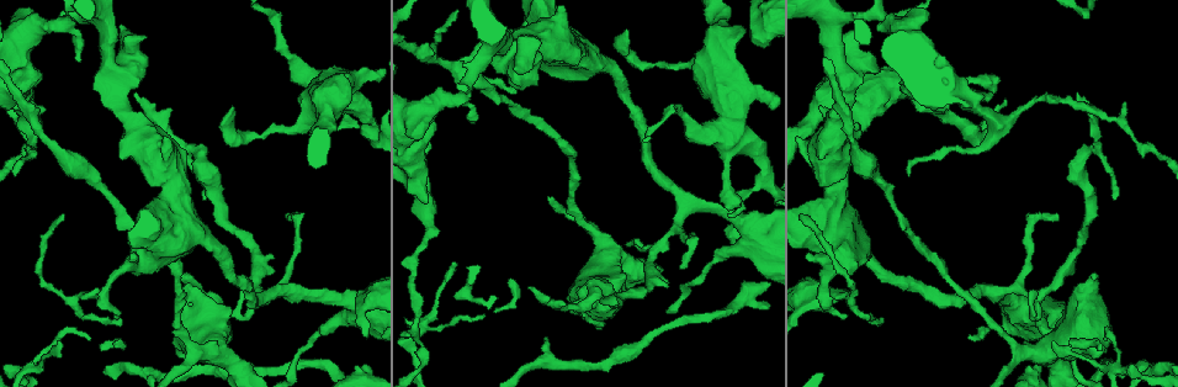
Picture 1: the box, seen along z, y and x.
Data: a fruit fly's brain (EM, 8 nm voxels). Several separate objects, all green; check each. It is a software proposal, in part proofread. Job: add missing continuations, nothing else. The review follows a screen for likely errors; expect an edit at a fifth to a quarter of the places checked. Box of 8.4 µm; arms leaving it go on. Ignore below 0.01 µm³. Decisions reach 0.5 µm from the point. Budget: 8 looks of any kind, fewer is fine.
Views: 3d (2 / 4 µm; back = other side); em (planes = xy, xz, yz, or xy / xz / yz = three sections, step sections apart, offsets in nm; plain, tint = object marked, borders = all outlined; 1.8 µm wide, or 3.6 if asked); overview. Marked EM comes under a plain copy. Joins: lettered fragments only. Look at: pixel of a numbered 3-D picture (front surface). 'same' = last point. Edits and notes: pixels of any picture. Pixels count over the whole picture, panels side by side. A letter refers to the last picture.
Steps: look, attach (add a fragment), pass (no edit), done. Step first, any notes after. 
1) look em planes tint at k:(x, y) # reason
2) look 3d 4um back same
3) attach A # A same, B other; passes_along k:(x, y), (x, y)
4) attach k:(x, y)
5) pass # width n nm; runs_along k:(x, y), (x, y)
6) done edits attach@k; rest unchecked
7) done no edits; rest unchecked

look em 3.6um xz step 8 tint at 1:(1013, 302) # small branch off a trunk

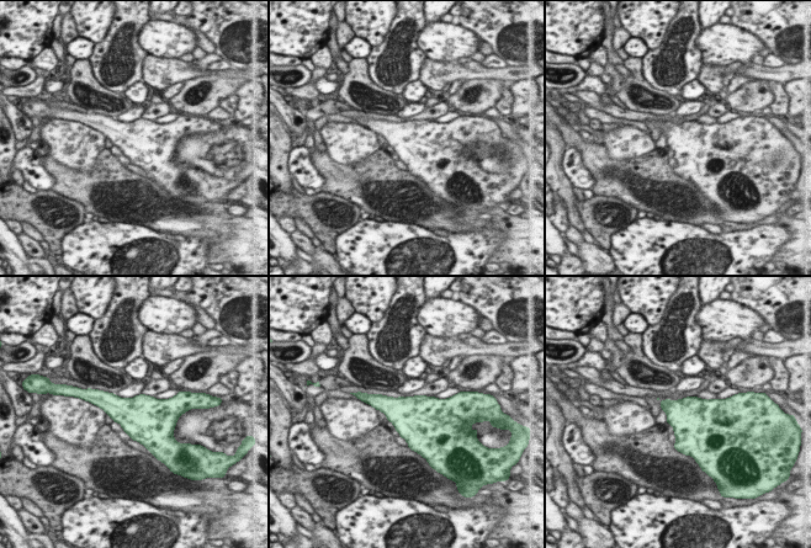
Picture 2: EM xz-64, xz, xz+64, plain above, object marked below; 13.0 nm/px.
look em 3.6um planes borders same # another direction

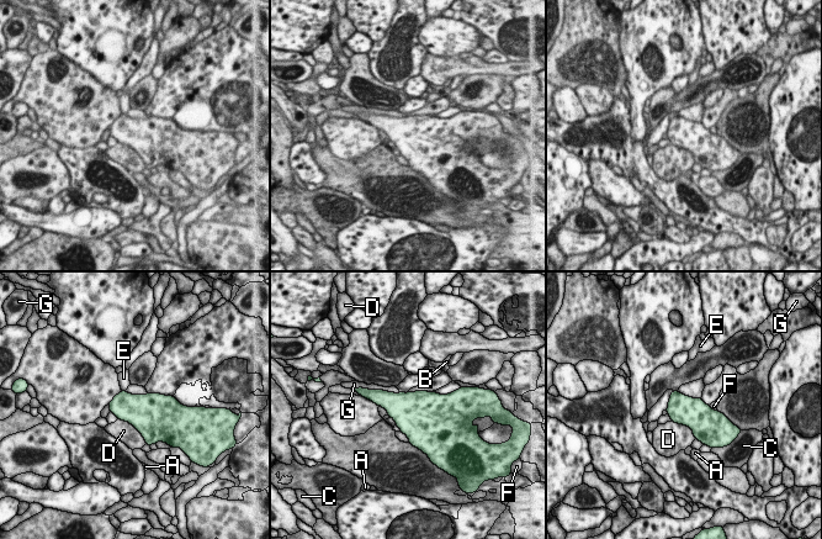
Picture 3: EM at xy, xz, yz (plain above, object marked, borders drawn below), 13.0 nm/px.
pass # A other, B other, C other, D other, E other, F other, G other; border 3:(118, 418), (128, 422), (146, 443); no lettered fragment goes on from it

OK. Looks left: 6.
look em planes tint at 1:(1096, 279) # an open end

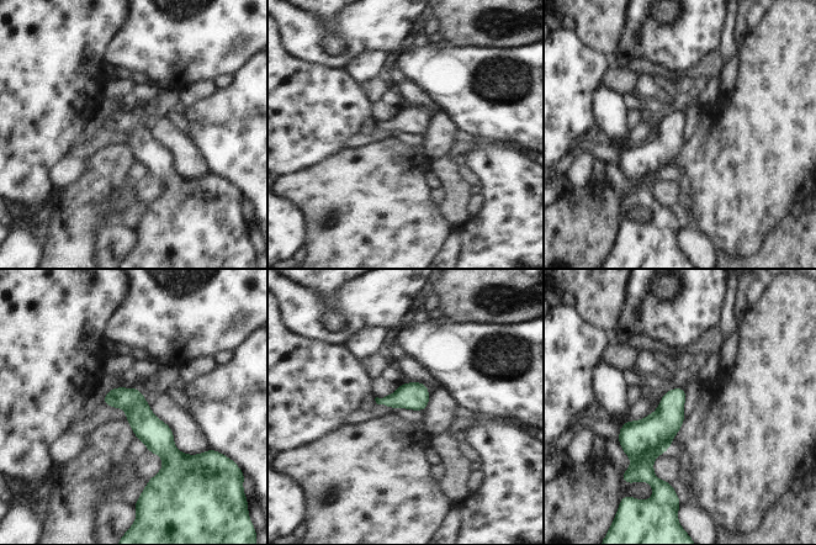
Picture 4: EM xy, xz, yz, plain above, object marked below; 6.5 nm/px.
look em planes borders same

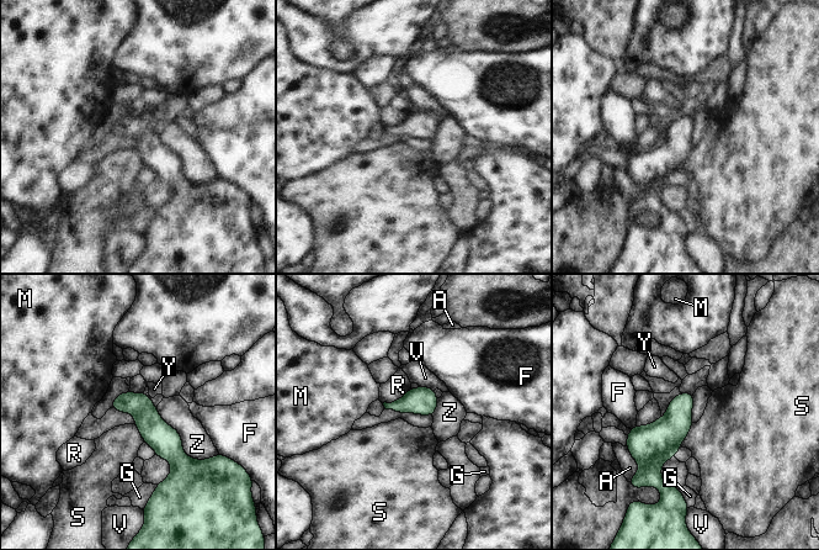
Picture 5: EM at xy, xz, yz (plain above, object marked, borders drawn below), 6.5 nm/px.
pass # A other, F other, G other, M other, R other, S other, V other, Y other, Z other; runs_along 5:(121, 397), (168, 444), (176, 475); no lettered fragment goes on from it

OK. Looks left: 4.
look 3d 4um at 1:(738, 202) # an open end

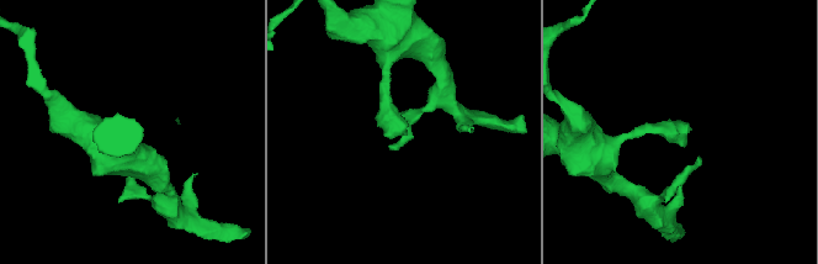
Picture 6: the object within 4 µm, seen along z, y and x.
look em xz step 8 borders at 6:(684, 144)

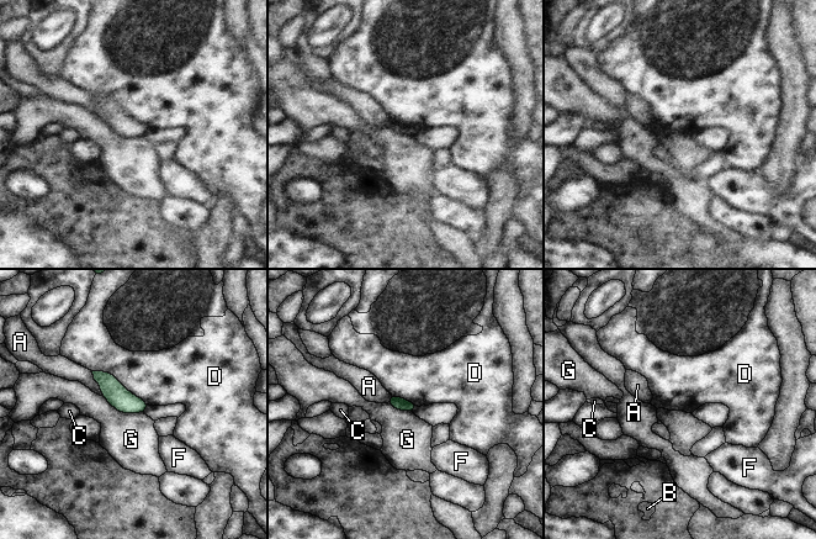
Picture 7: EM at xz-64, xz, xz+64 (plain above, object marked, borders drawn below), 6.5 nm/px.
pass # A other, B other, C other, D other, F other, G other; runs_along 7:(96, 374), (126, 402), (144, 405); none of them fits

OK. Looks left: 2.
done no edits; rest unchecked

